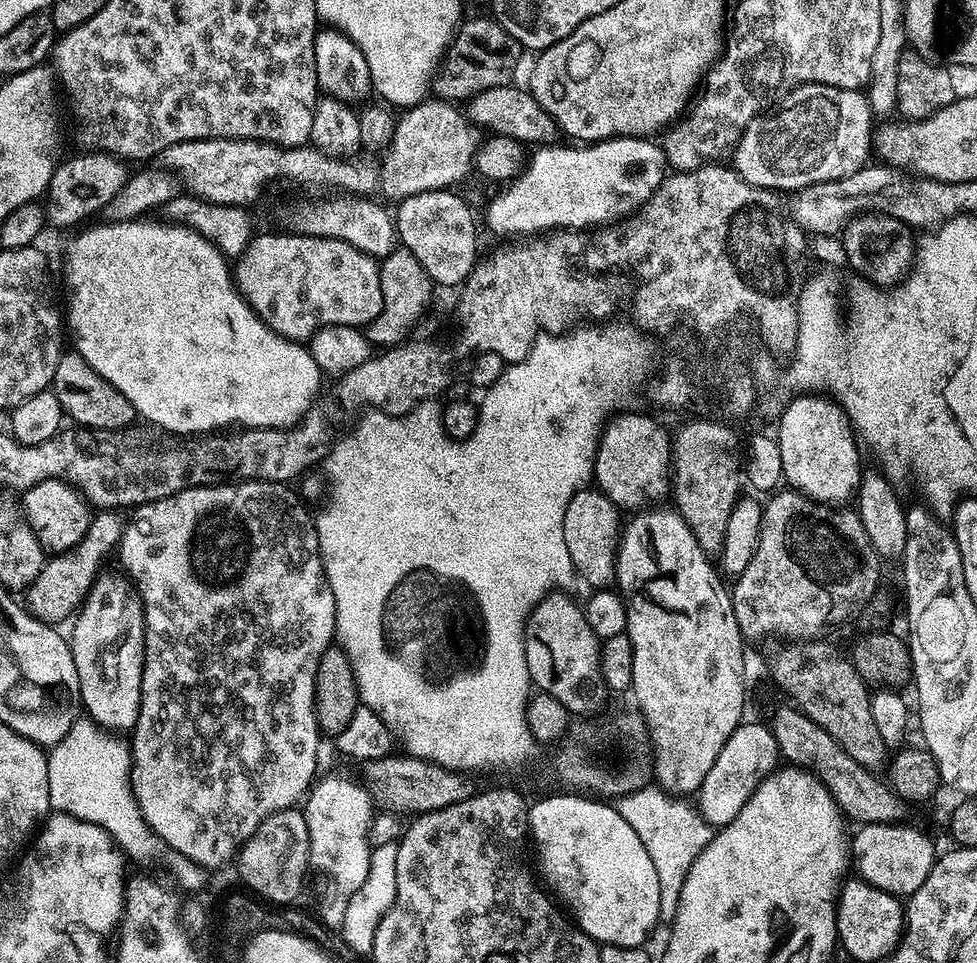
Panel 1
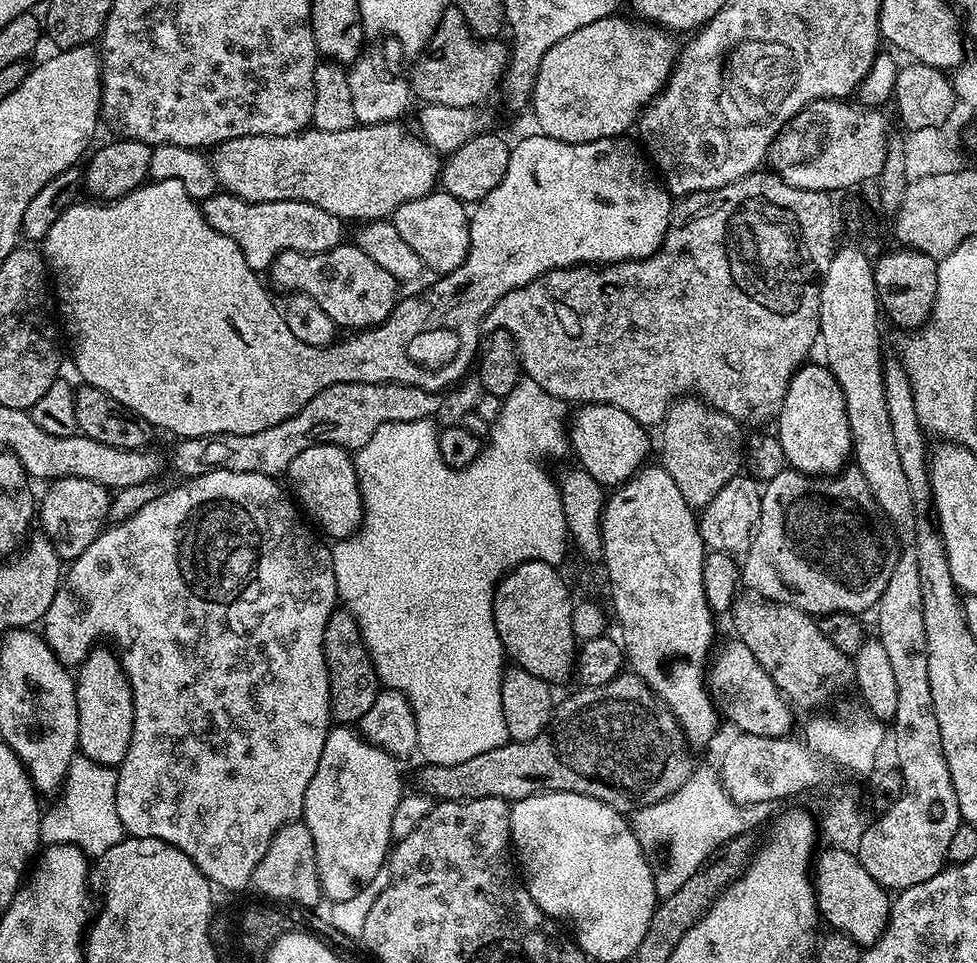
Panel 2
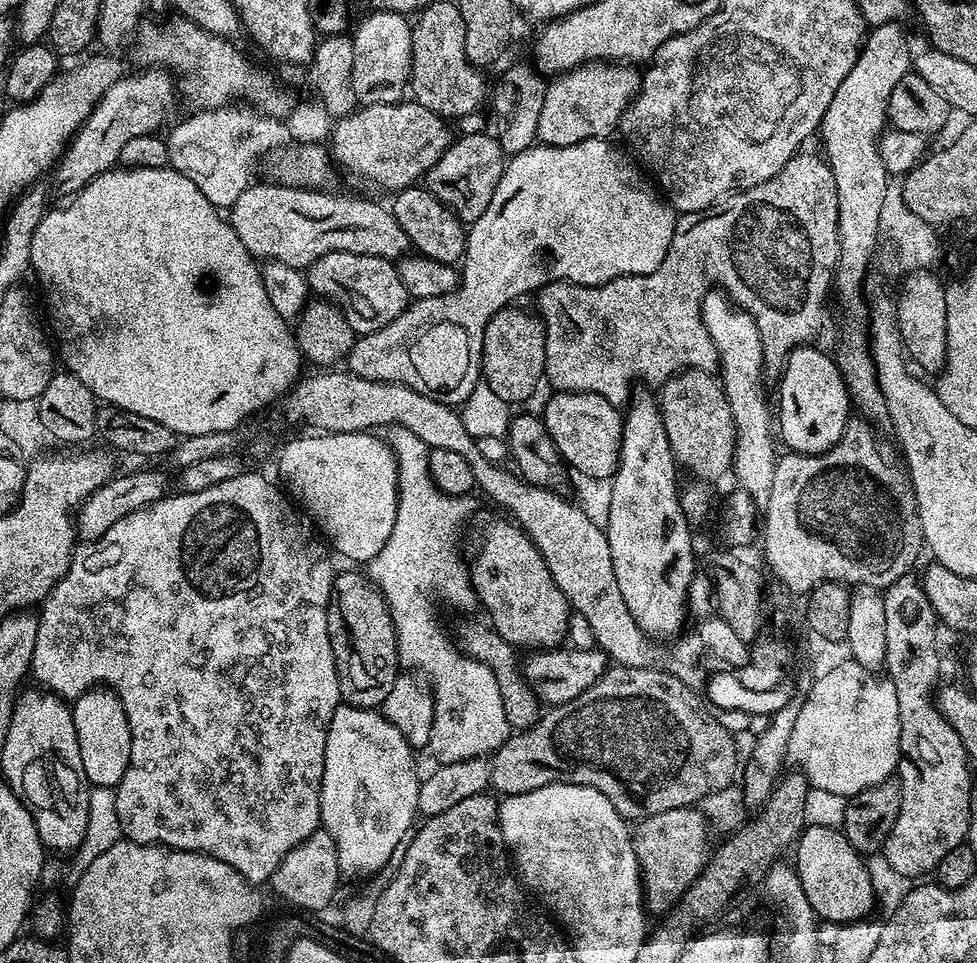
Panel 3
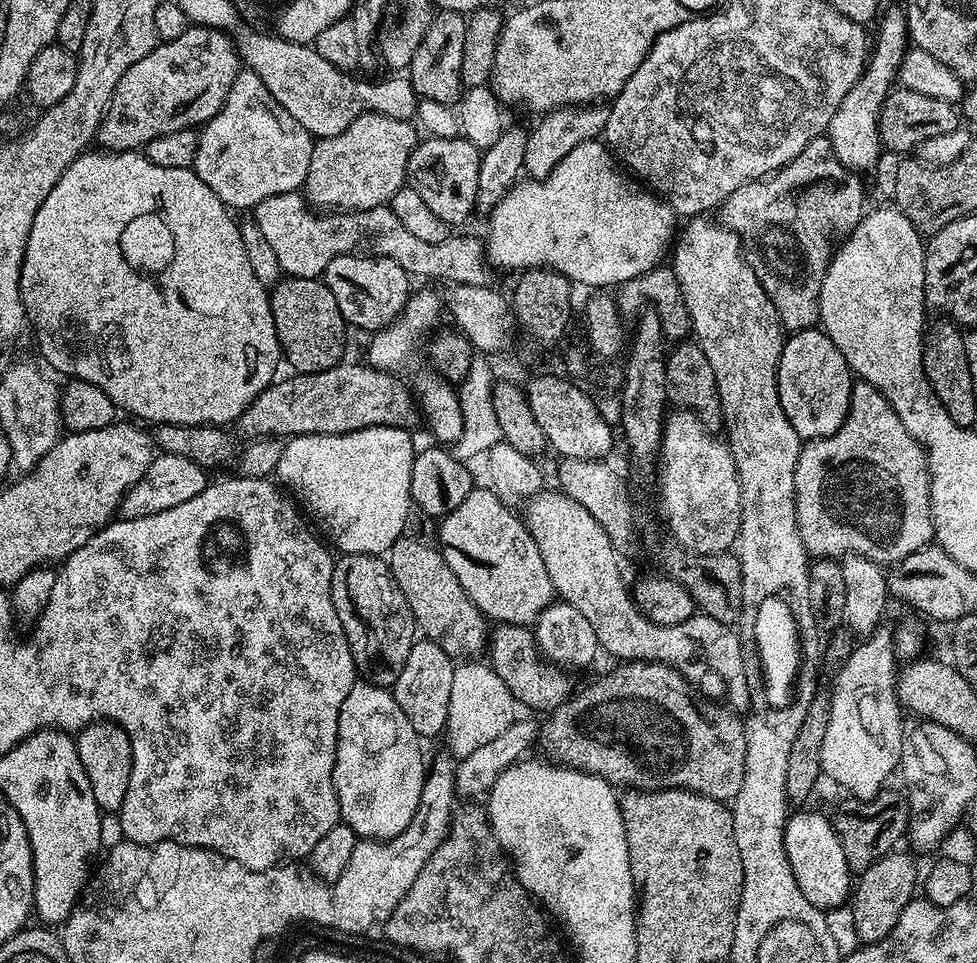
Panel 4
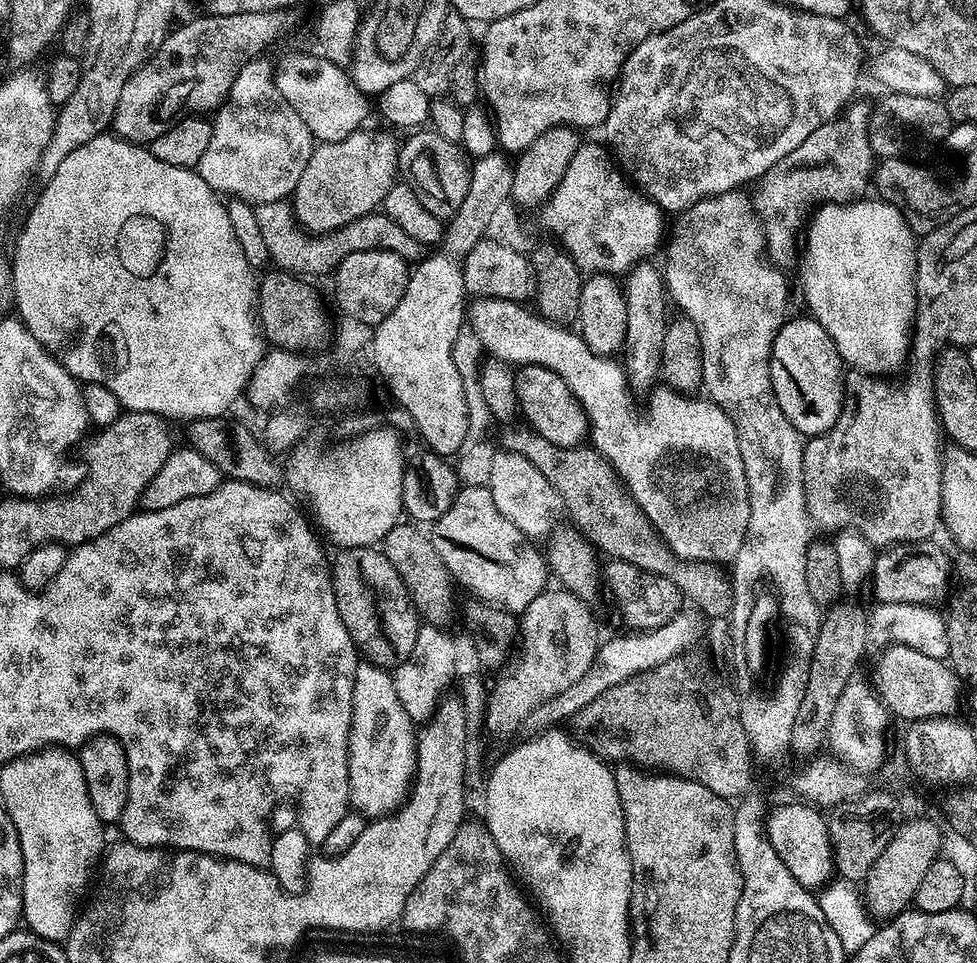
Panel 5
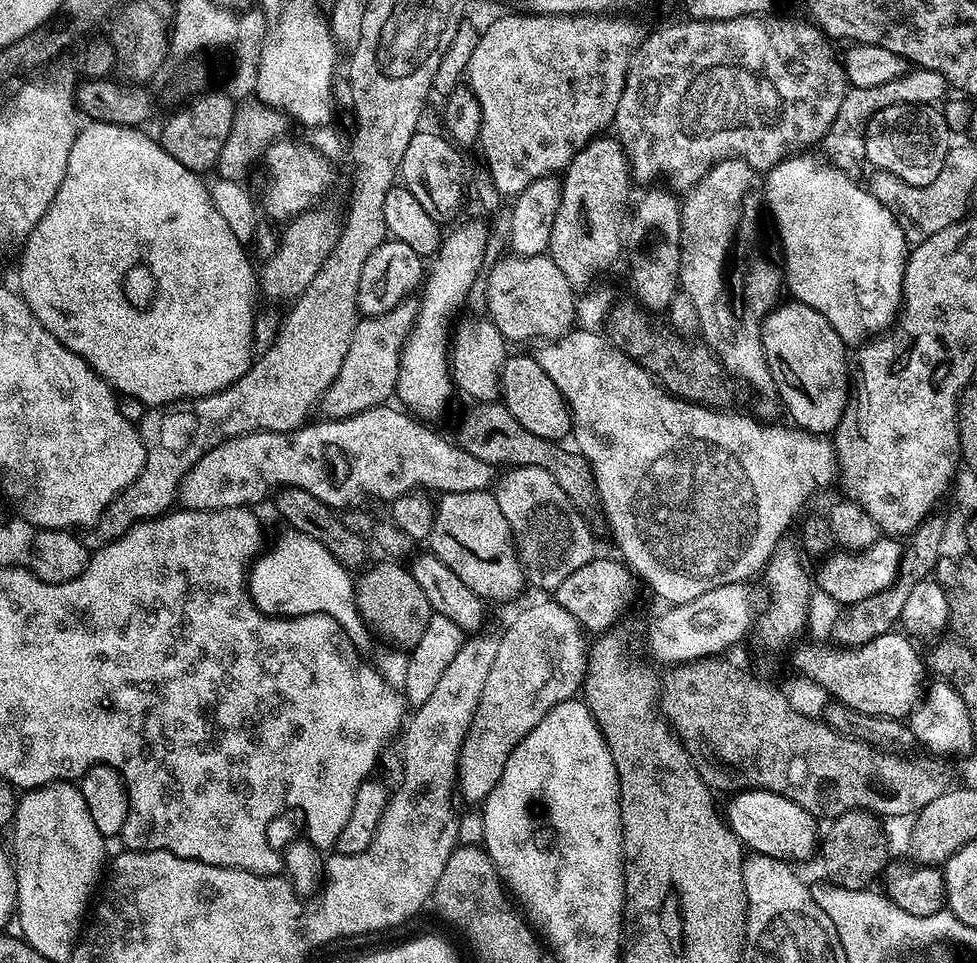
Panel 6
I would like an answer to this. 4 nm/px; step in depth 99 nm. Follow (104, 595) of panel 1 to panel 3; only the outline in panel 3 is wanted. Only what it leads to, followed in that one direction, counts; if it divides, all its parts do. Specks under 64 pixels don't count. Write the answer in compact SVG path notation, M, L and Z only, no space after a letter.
M97 686L90 688L81 696L71 701L72 717L74 718L74 734L78 734L78 754L82 754L82 770L86 770L89 785L100 788L115 789L122 782L126 770L130 766L130 722L126 718L126 710L116 693L110 688Z

